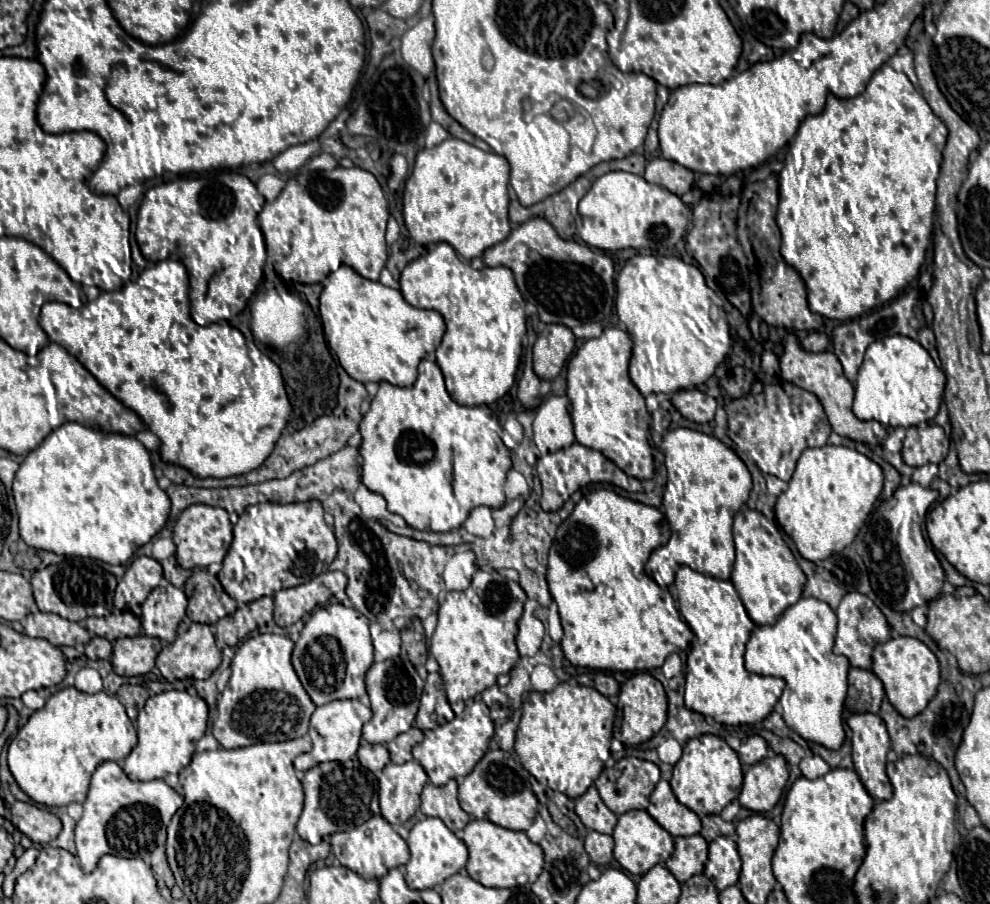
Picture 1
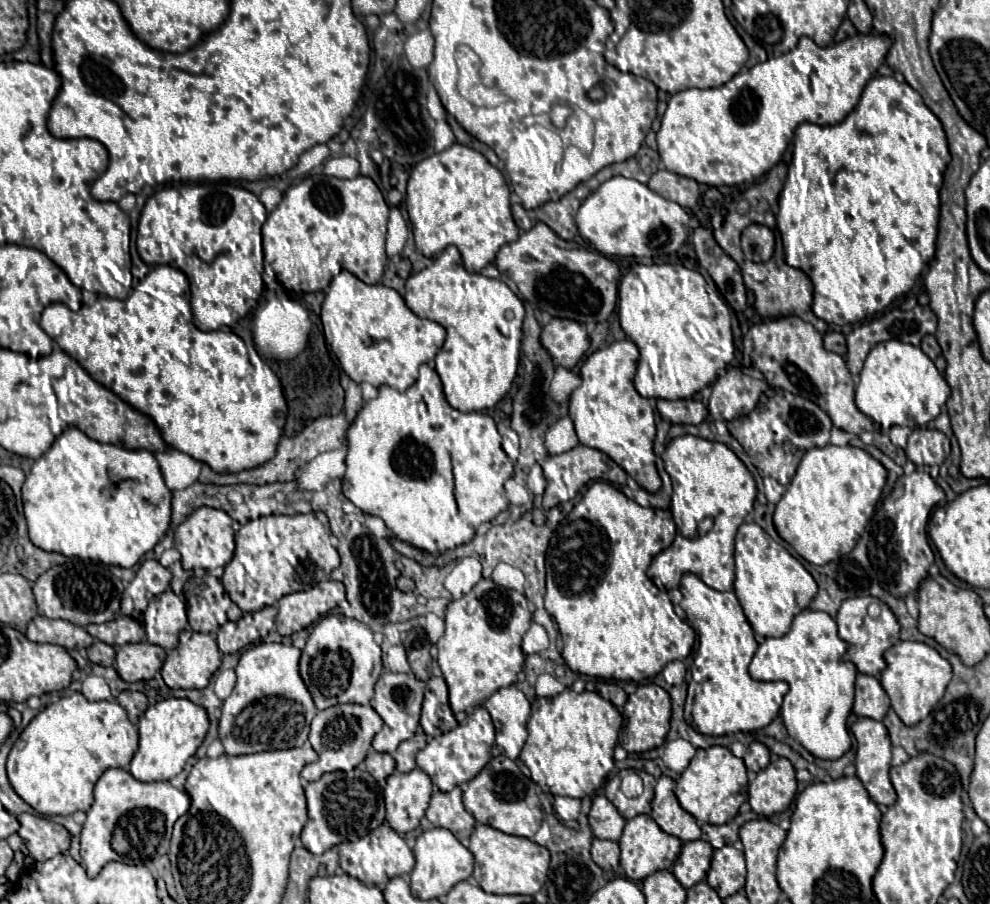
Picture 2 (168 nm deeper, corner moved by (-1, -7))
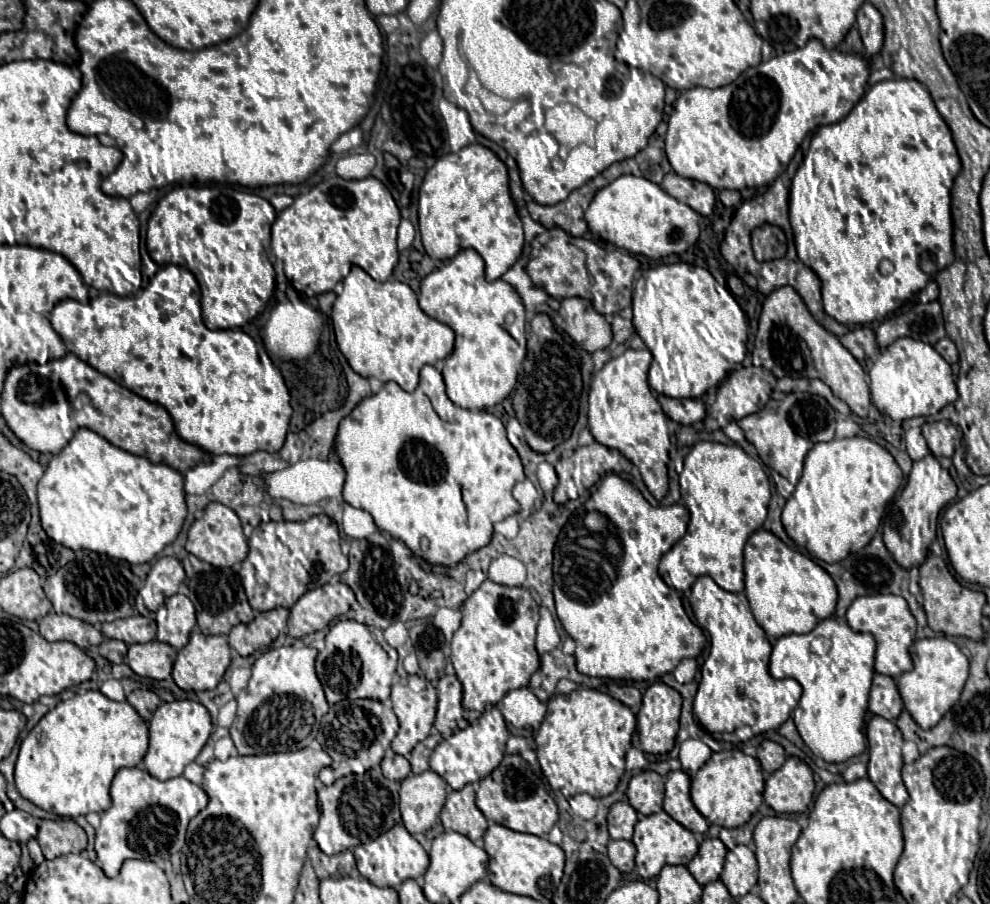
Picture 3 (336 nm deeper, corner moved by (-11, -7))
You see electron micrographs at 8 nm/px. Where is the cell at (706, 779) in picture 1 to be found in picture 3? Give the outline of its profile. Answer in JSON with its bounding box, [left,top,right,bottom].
[691,750,763,828]

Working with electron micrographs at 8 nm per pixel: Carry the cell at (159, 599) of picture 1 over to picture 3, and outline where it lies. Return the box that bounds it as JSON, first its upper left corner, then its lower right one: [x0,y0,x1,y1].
[157,594,196,648]

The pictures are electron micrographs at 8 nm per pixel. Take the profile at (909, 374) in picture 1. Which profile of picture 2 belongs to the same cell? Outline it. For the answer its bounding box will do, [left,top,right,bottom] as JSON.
[855,340,949,430]

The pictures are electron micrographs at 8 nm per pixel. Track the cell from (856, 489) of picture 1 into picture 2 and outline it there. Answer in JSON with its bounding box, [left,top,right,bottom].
[773,446,887,564]

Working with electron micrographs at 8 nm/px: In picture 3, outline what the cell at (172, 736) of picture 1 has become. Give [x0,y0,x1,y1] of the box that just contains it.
[143,700,213,780]

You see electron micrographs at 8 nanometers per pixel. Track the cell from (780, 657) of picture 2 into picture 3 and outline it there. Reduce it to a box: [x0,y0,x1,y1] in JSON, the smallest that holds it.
[769,618,875,764]

